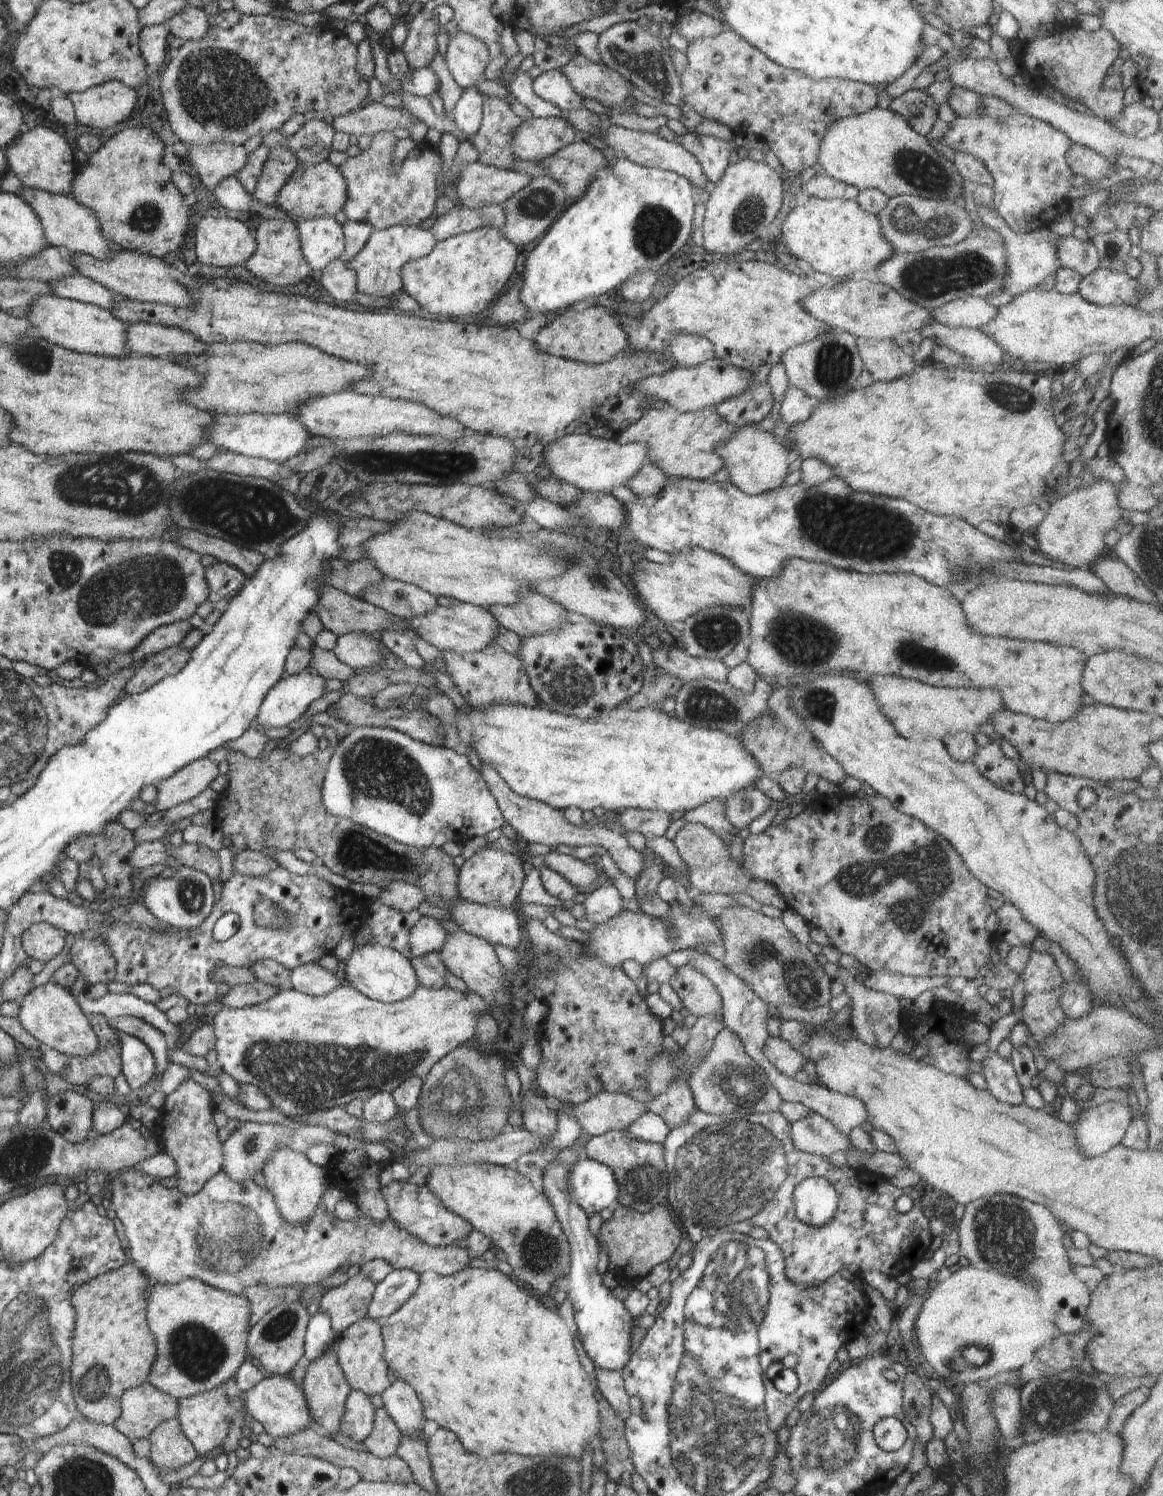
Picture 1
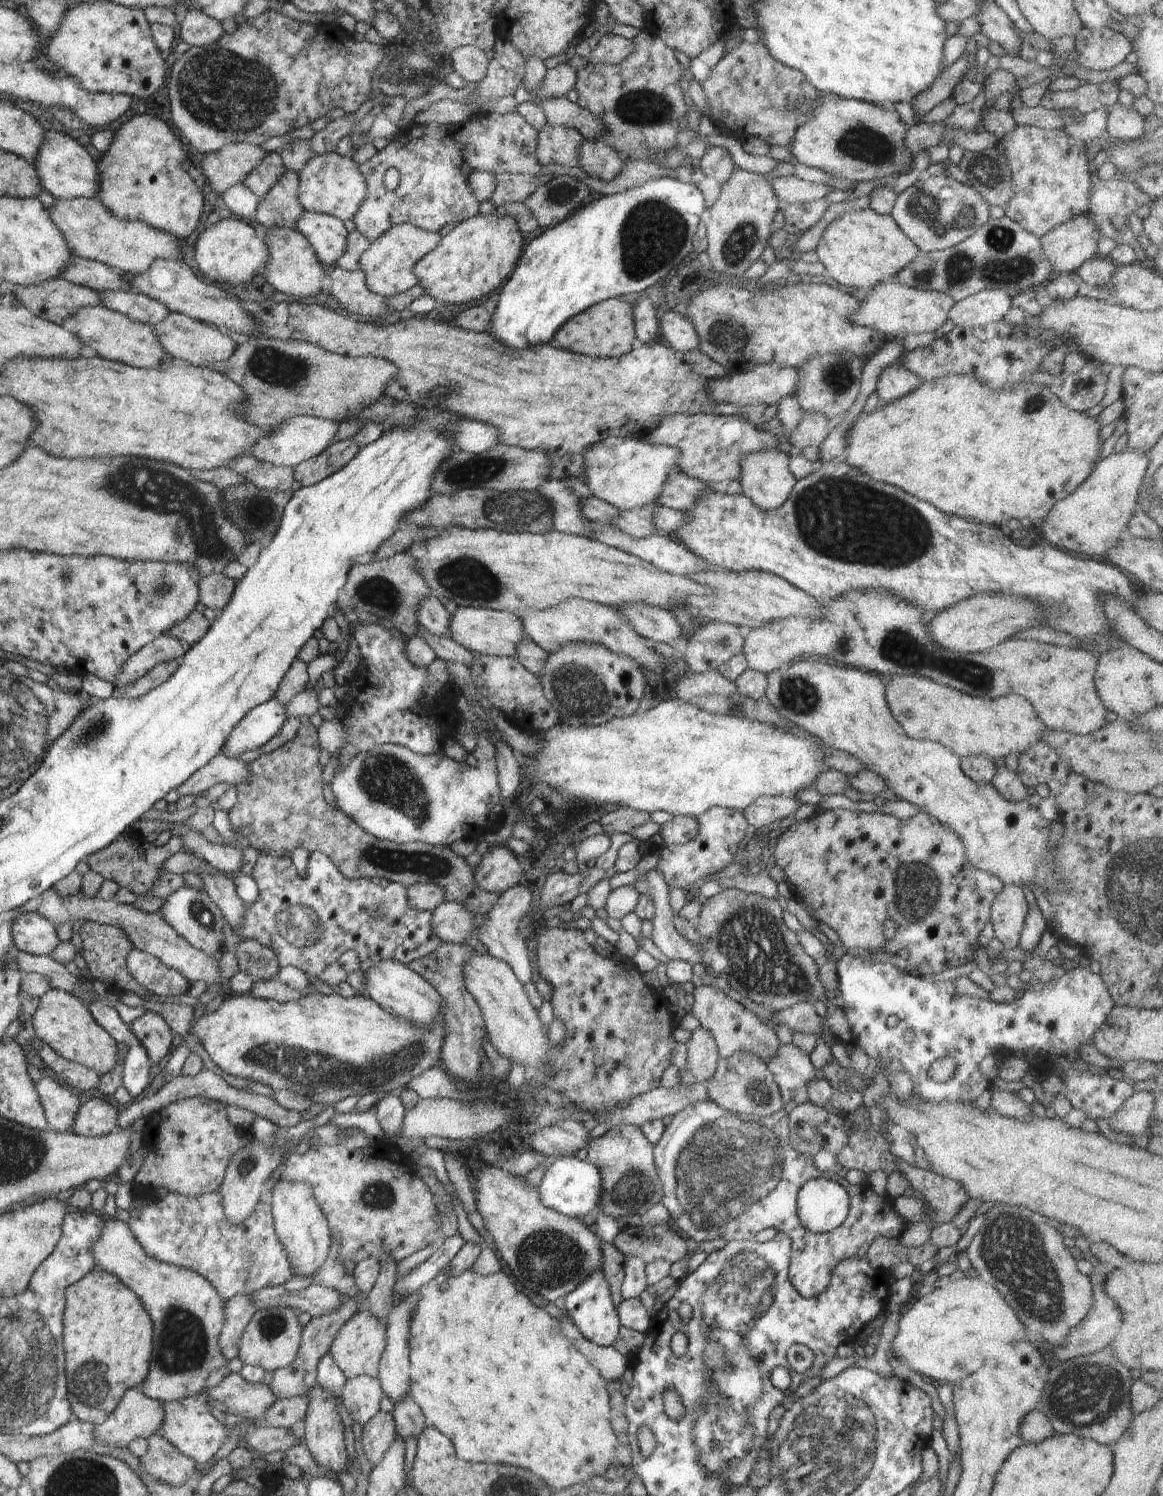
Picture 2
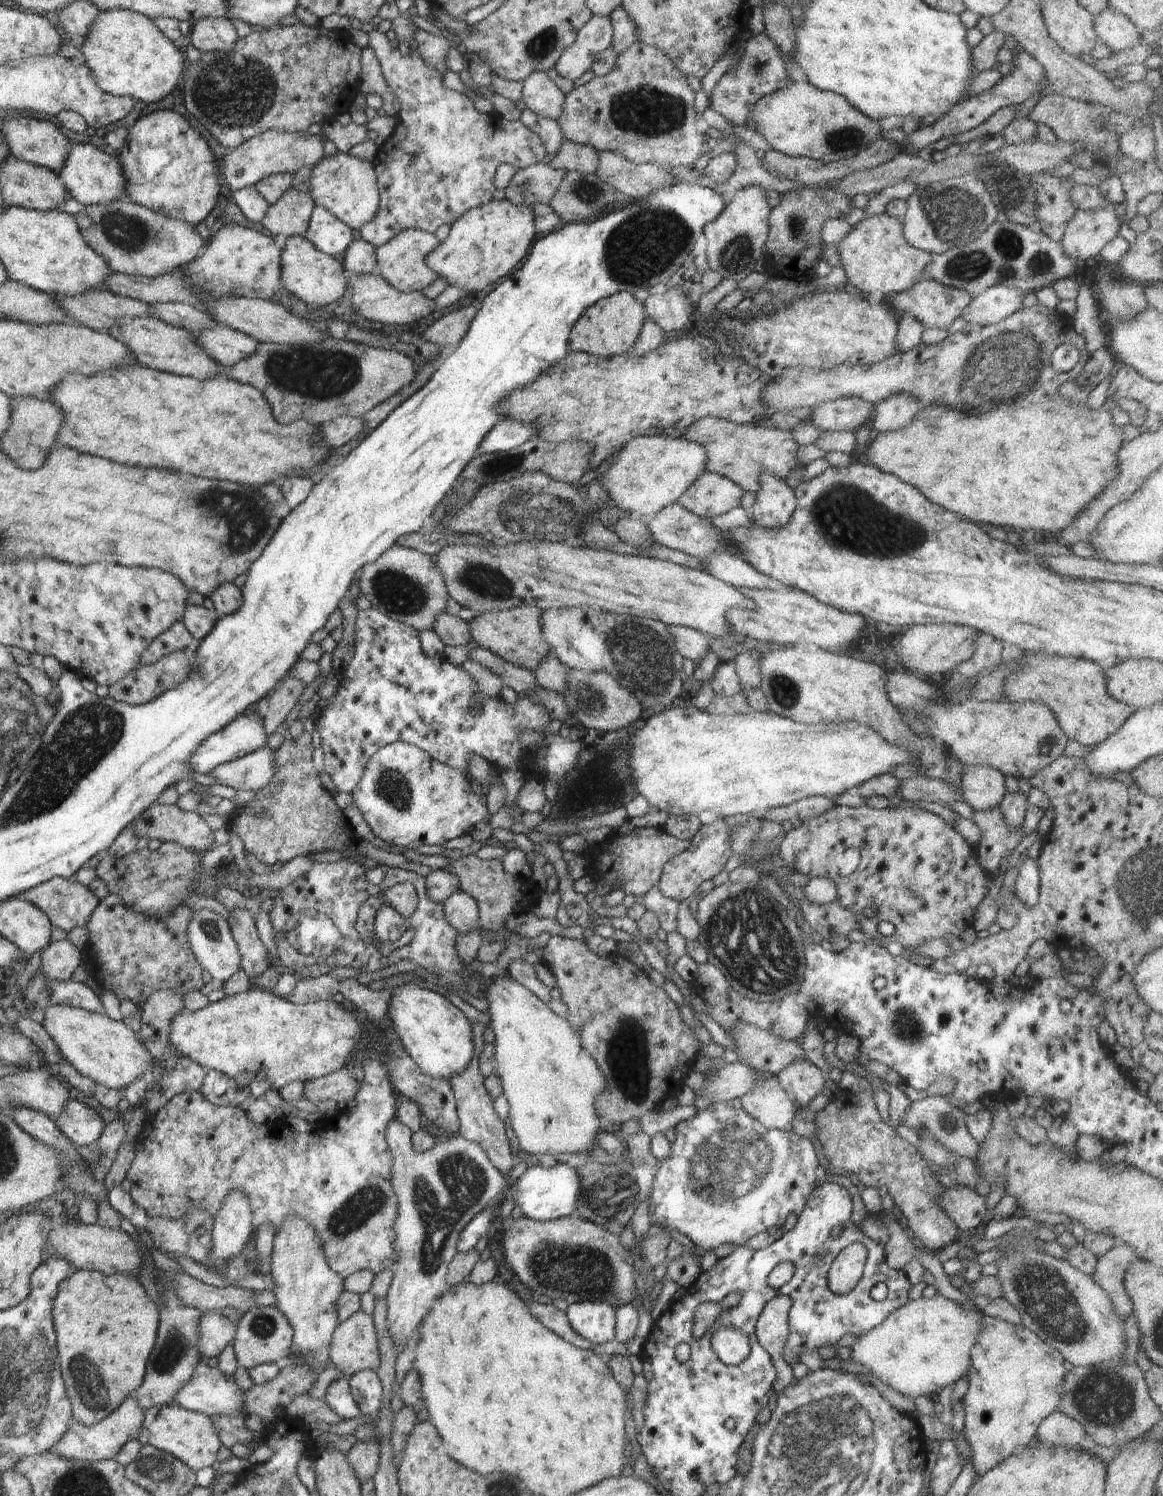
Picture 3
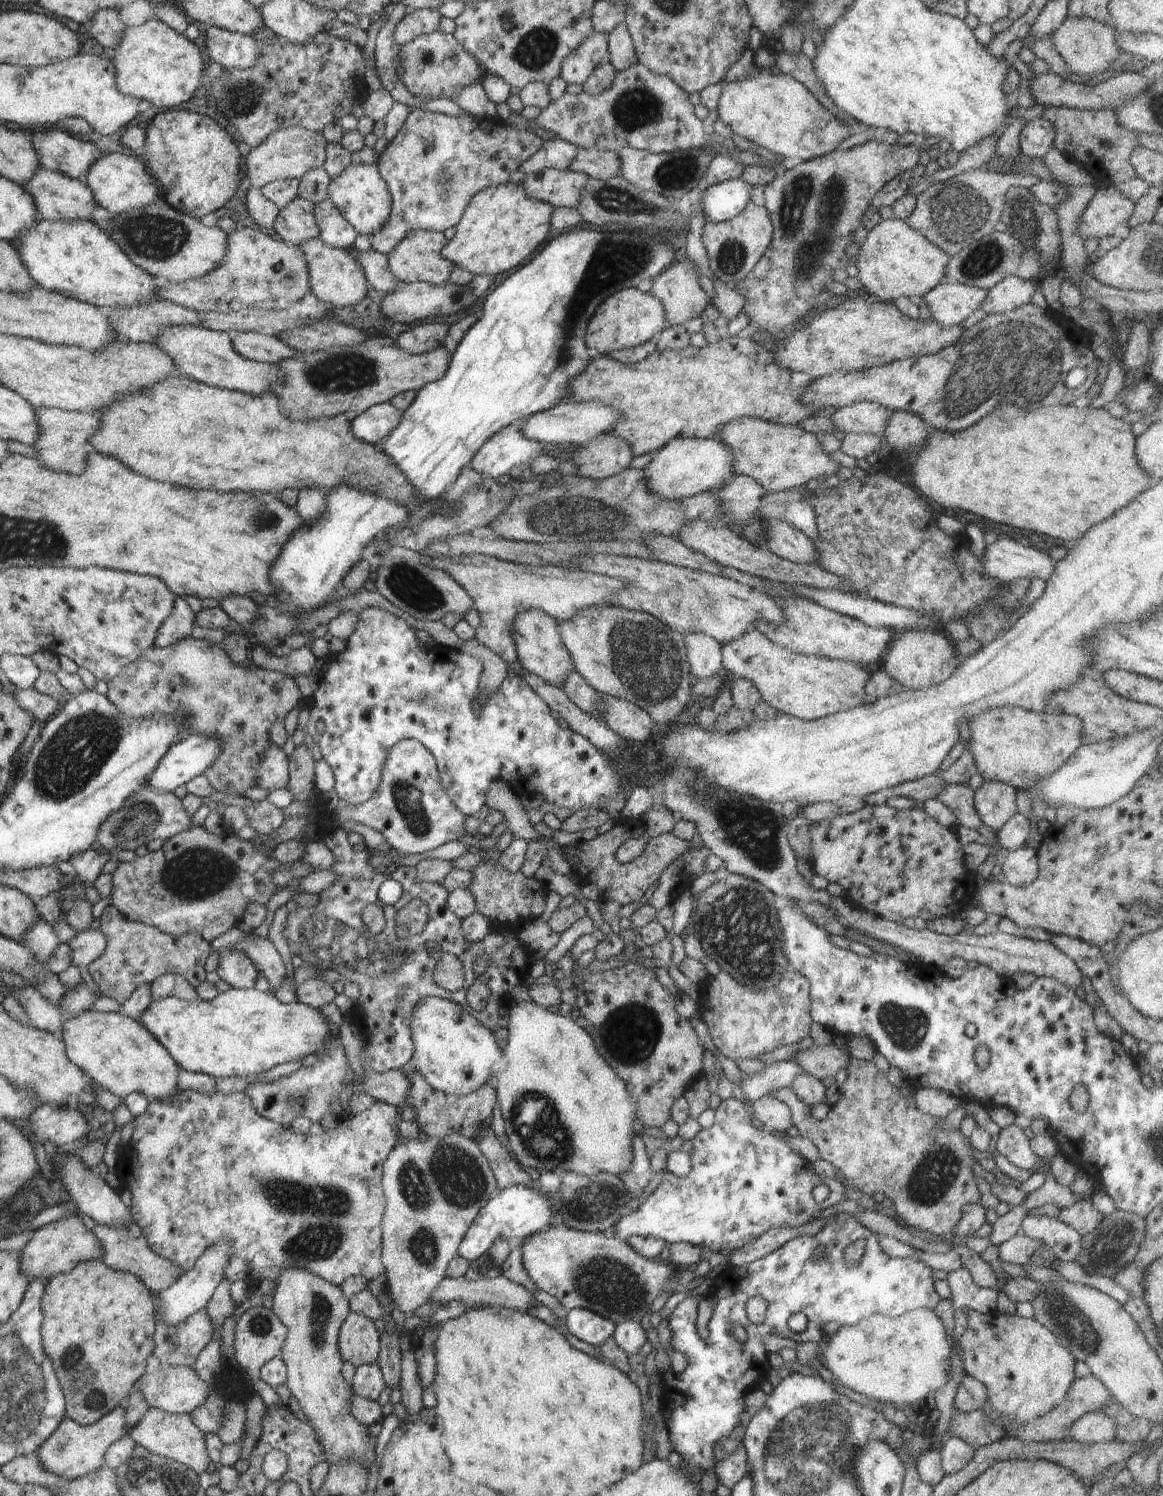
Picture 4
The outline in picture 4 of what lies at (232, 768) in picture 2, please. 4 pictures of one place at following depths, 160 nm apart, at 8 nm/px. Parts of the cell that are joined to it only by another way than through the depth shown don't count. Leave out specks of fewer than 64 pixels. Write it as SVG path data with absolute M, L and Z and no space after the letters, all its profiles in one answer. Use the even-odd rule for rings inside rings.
M272 743L261 756L257 768L257 786L266 790L285 788L289 781L288 757L277 744Z

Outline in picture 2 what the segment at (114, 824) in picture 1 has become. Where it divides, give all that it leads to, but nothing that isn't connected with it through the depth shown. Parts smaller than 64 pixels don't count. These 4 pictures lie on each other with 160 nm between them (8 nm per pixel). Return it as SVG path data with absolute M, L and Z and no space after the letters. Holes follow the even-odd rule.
M124 834L111 842L106 848L87 856L82 861L88 864L94 872L103 876L106 883L108 880L115 880L120 887L128 888L136 896L143 896L145 892L150 890L156 878L162 872L161 864L164 860L184 850L186 850L185 844L180 835L172 835L167 844L159 847L148 841L140 845L133 844L128 834Z

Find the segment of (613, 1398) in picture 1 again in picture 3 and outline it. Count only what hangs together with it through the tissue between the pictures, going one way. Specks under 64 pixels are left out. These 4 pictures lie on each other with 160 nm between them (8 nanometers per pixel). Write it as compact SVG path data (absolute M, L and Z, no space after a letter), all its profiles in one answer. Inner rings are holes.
M535 1300L524 1301L525 1305L530 1307L530 1312L546 1326L550 1328L552 1332L556 1332L560 1338L564 1338L570 1344L574 1344L577 1349L584 1349L587 1351L594 1350L595 1344L582 1338L573 1328L570 1326L567 1314L565 1311L557 1309L554 1305L539 1304Z

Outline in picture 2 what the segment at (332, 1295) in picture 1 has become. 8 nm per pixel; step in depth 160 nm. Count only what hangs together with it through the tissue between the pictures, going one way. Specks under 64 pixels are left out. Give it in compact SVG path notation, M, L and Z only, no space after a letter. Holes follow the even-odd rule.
M350 1295L343 1296L343 1303L336 1307L332 1312L327 1312L319 1317L312 1317L309 1323L303 1328L301 1334L301 1343L298 1355L292 1361L292 1364L286 1368L276 1369L269 1373L269 1387L278 1399L289 1399L290 1397L301 1397L318 1384L317 1364L321 1356L327 1354L329 1346L342 1325L356 1312L360 1311L360 1304Z

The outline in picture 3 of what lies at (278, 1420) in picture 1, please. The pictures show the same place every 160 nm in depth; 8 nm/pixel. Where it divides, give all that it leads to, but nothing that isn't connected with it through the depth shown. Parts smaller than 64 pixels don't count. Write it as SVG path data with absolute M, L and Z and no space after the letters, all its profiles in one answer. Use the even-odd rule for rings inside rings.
M204 1363L196 1365L192 1378L177 1392L174 1403L209 1417L243 1416L243 1394L236 1379L228 1377L218 1367Z

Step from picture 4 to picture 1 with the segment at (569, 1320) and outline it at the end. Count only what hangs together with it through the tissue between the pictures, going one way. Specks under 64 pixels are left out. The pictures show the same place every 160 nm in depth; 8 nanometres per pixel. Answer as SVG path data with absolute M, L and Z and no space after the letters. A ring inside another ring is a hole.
M556 1162L546 1165L540 1171L542 1171L542 1192L547 1196L569 1244L571 1265L563 1289L567 1292L567 1298L572 1301L580 1342L596 1369L621 1372L631 1359L630 1333L633 1328L633 1316L622 1300L614 1296L612 1290L602 1285L602 1275L596 1272L599 1244L597 1238L590 1232L589 1216L567 1191L569 1166L566 1163Z

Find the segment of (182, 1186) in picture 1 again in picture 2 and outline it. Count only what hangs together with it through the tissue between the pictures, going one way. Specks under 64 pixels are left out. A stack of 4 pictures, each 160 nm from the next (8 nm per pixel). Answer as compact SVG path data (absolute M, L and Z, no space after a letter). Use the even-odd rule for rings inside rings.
M202 1097L177 1100L150 1113L139 1130L148 1156L133 1181L154 1188L164 1186L169 1192L194 1197L219 1192L232 1155L252 1140L244 1137L246 1129L227 1121L224 1104Z

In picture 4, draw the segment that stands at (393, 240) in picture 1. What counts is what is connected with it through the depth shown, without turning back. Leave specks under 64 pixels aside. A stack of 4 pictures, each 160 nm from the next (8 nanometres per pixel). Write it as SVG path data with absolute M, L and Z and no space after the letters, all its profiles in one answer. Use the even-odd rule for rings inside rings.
M412 231L389 254L389 269L395 274L400 283L425 282L431 285L444 285L455 267L455 264L452 264L441 255L441 250L448 244L448 241L443 232Z

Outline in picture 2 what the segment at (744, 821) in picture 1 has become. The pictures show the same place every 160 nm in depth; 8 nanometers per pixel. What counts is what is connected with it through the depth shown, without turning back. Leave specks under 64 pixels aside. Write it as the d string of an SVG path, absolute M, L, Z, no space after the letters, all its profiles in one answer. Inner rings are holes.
M792 796L760 797L749 807L746 807L742 814L748 825L752 824L758 830L767 830L776 825L782 818L795 814L801 805L801 802Z

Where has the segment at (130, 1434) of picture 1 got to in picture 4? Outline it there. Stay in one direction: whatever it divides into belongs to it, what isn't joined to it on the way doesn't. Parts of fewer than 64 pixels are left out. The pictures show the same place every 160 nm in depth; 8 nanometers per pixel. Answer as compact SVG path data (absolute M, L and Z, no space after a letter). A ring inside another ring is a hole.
M118 1405L112 1412L105 1414L100 1420L91 1425L81 1425L70 1417L65 1416L54 1431L54 1434L45 1440L35 1455L41 1460L43 1467L57 1475L75 1479L89 1472L105 1466L107 1448L117 1440L128 1436L125 1408Z

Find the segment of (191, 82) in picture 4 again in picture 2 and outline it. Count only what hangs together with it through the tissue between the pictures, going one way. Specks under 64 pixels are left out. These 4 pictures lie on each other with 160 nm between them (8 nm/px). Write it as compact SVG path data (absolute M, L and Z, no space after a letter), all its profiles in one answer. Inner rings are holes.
M111 2L78 3L64 12L55 34L43 43L43 51L54 72L76 77L82 88L91 93L116 93L131 98L146 98L162 84L170 66L170 56L164 56L150 36L151 25L142 9Z

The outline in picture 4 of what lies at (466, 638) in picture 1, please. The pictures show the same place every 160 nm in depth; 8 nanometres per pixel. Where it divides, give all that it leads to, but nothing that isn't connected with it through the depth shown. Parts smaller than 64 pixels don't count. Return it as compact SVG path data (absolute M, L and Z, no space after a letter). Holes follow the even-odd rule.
M529 608L528 610L515 614L511 628L513 629L511 635L515 642L517 660L521 666L526 671L561 688L565 680L575 669L573 668L570 653L562 644L555 618L540 609Z

